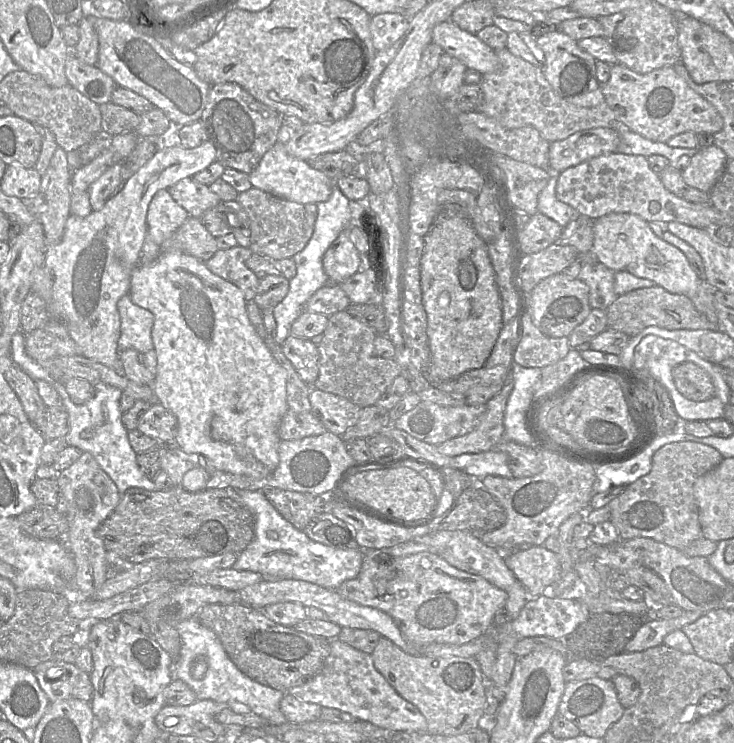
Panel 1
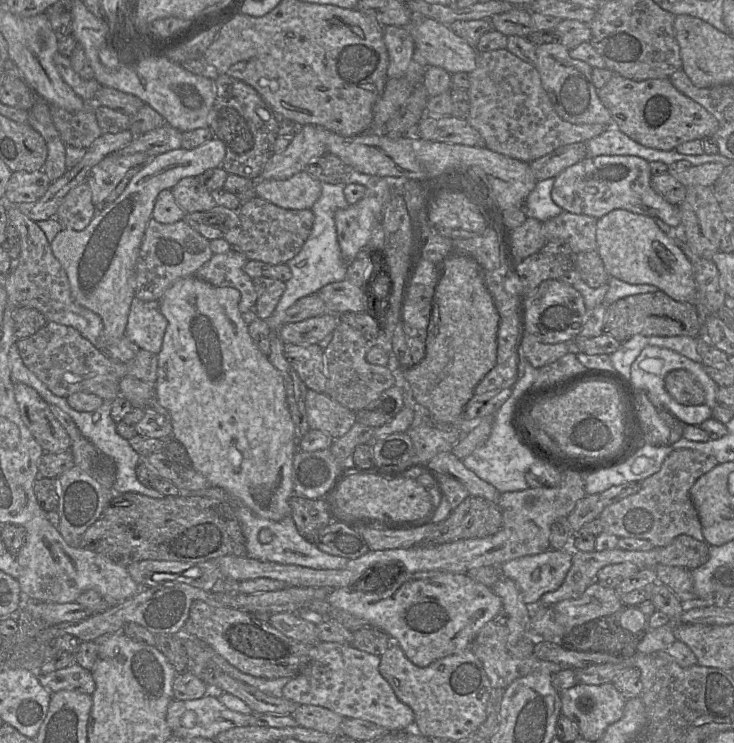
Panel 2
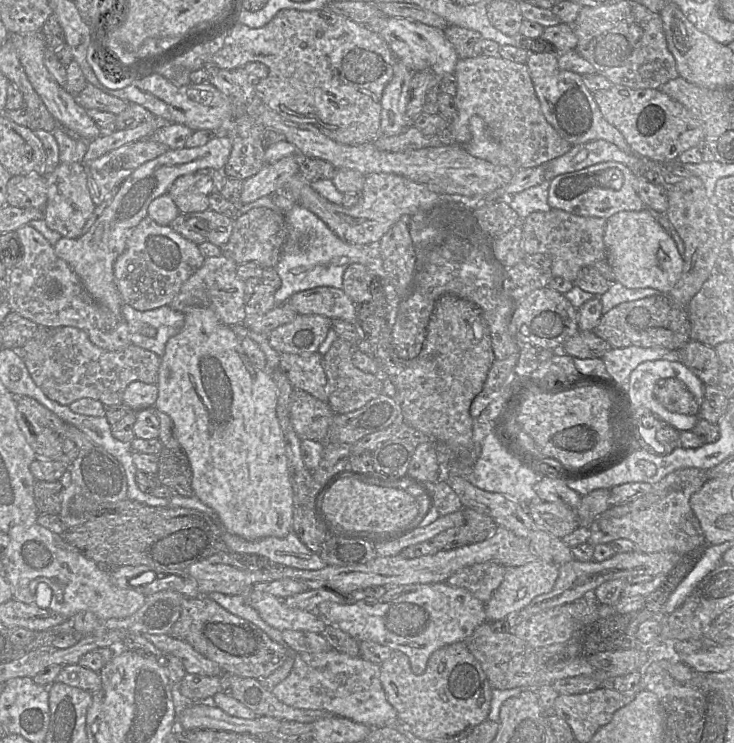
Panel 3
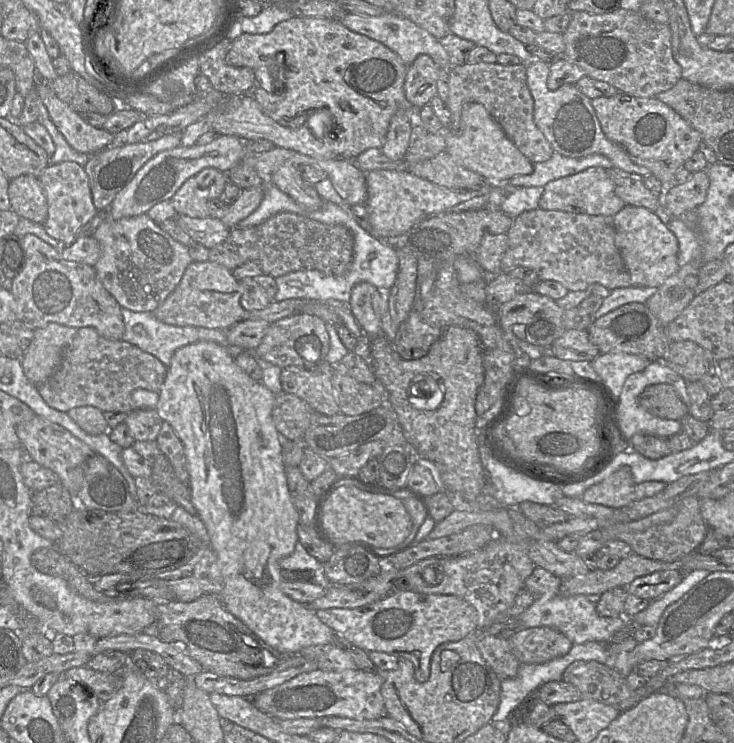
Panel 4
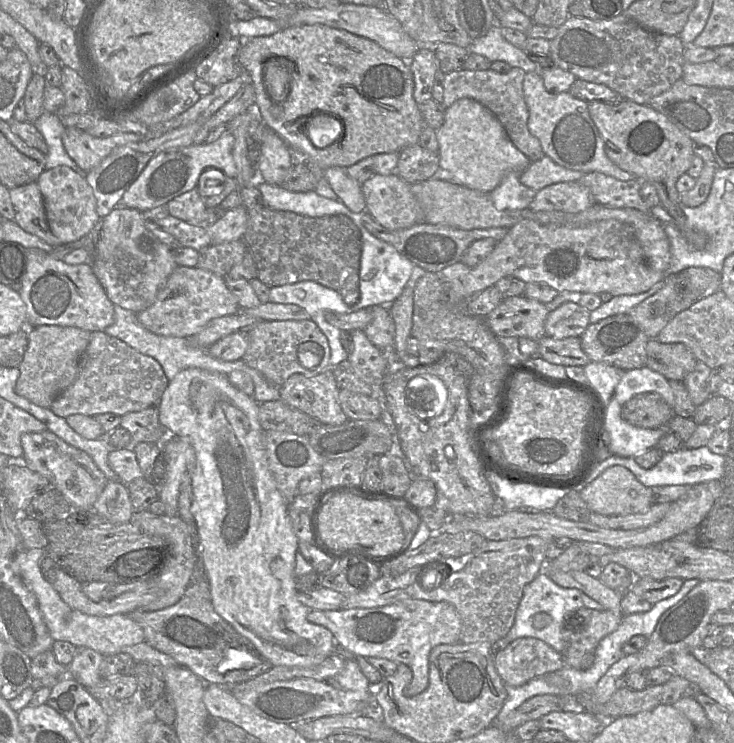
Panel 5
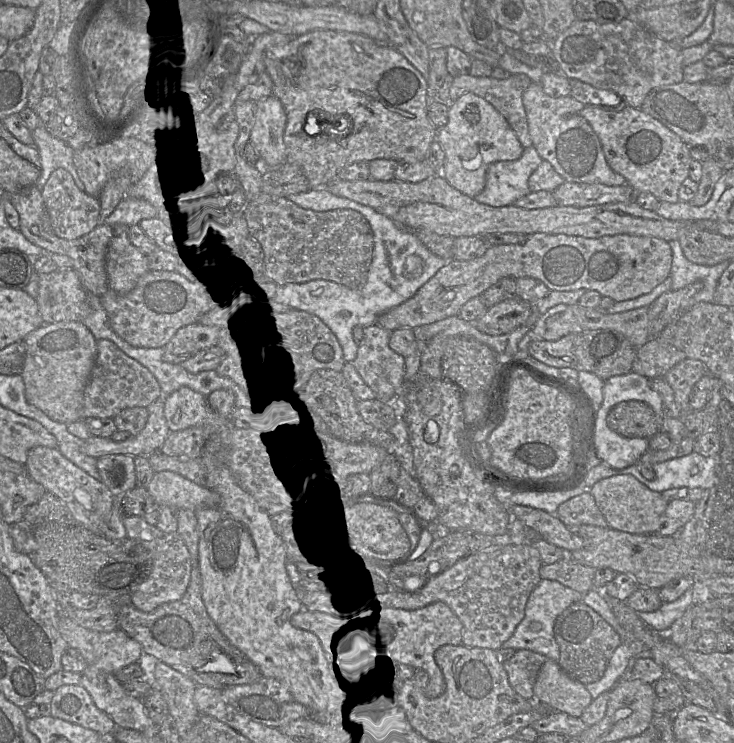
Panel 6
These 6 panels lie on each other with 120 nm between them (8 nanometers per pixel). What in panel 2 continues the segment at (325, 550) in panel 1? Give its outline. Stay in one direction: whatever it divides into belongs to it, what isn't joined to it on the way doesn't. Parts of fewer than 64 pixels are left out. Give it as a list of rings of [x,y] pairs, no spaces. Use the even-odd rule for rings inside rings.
[[[232,497],[232,508],[237,515],[246,539],[247,557],[264,562],[293,564],[318,570],[346,568],[349,559],[327,554],[314,543],[306,540],[297,530],[291,516],[287,516],[280,521],[261,518],[235,497]],[[265,528],[271,530],[273,538],[269,543],[263,544],[259,540],[259,533]]]

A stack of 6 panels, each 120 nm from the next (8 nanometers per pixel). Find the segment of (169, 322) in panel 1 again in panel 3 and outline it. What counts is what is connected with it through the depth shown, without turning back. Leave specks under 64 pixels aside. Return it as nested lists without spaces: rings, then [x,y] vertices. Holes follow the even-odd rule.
[[[192,306],[184,312],[184,316],[183,328],[177,335],[168,340],[164,355],[161,358],[157,382],[158,398],[153,407],[169,415],[174,423],[178,442],[188,457],[192,470],[192,489],[194,495],[216,512],[229,533],[246,540],[257,540],[269,536],[286,537],[293,531],[294,492],[286,455],[285,440],[276,413],[278,395],[277,386],[272,375],[253,365],[241,346],[242,339],[239,339],[233,329],[224,324],[211,308]]]

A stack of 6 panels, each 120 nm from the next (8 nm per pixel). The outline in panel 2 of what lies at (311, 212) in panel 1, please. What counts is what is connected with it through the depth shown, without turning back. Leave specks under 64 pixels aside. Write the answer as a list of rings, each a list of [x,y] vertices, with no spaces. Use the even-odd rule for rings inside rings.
[[[258,196],[242,203],[238,209],[238,216],[241,224],[241,233],[237,244],[233,248],[242,252],[248,260],[258,260],[270,265],[286,264],[286,262],[296,256],[309,237],[314,223],[314,214],[311,209],[284,209]]]

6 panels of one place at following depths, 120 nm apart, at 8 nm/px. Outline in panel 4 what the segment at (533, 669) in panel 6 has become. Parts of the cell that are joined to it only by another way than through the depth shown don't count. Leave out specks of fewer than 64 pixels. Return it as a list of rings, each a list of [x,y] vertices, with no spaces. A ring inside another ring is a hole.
[[[542,626],[521,628],[510,639],[514,655],[524,664],[543,664],[565,656],[572,642],[556,629]]]

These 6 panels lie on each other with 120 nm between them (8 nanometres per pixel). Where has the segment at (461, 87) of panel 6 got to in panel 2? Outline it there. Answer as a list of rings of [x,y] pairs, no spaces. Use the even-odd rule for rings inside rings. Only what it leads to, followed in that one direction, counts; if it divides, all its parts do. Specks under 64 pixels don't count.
[[[506,48],[478,52],[475,69],[468,73],[468,79],[468,123],[479,132],[486,148],[510,158],[531,163],[561,146],[585,143],[609,127],[572,124],[561,119],[542,87],[535,66],[522,61]]]

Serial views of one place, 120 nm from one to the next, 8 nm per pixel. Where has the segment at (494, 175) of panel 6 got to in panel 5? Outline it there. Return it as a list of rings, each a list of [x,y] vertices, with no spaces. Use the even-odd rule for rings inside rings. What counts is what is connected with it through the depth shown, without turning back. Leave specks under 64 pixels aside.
[[[508,172],[500,184],[489,193],[489,197],[497,210],[523,210],[528,208],[537,191],[521,184],[519,177],[522,172]]]

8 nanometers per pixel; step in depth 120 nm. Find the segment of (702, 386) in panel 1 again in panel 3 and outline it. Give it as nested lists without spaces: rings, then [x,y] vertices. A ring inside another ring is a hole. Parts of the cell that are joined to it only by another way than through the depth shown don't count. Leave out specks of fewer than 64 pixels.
[[[677,378],[659,379],[654,385],[653,397],[670,412],[694,416],[699,414],[698,401]]]

